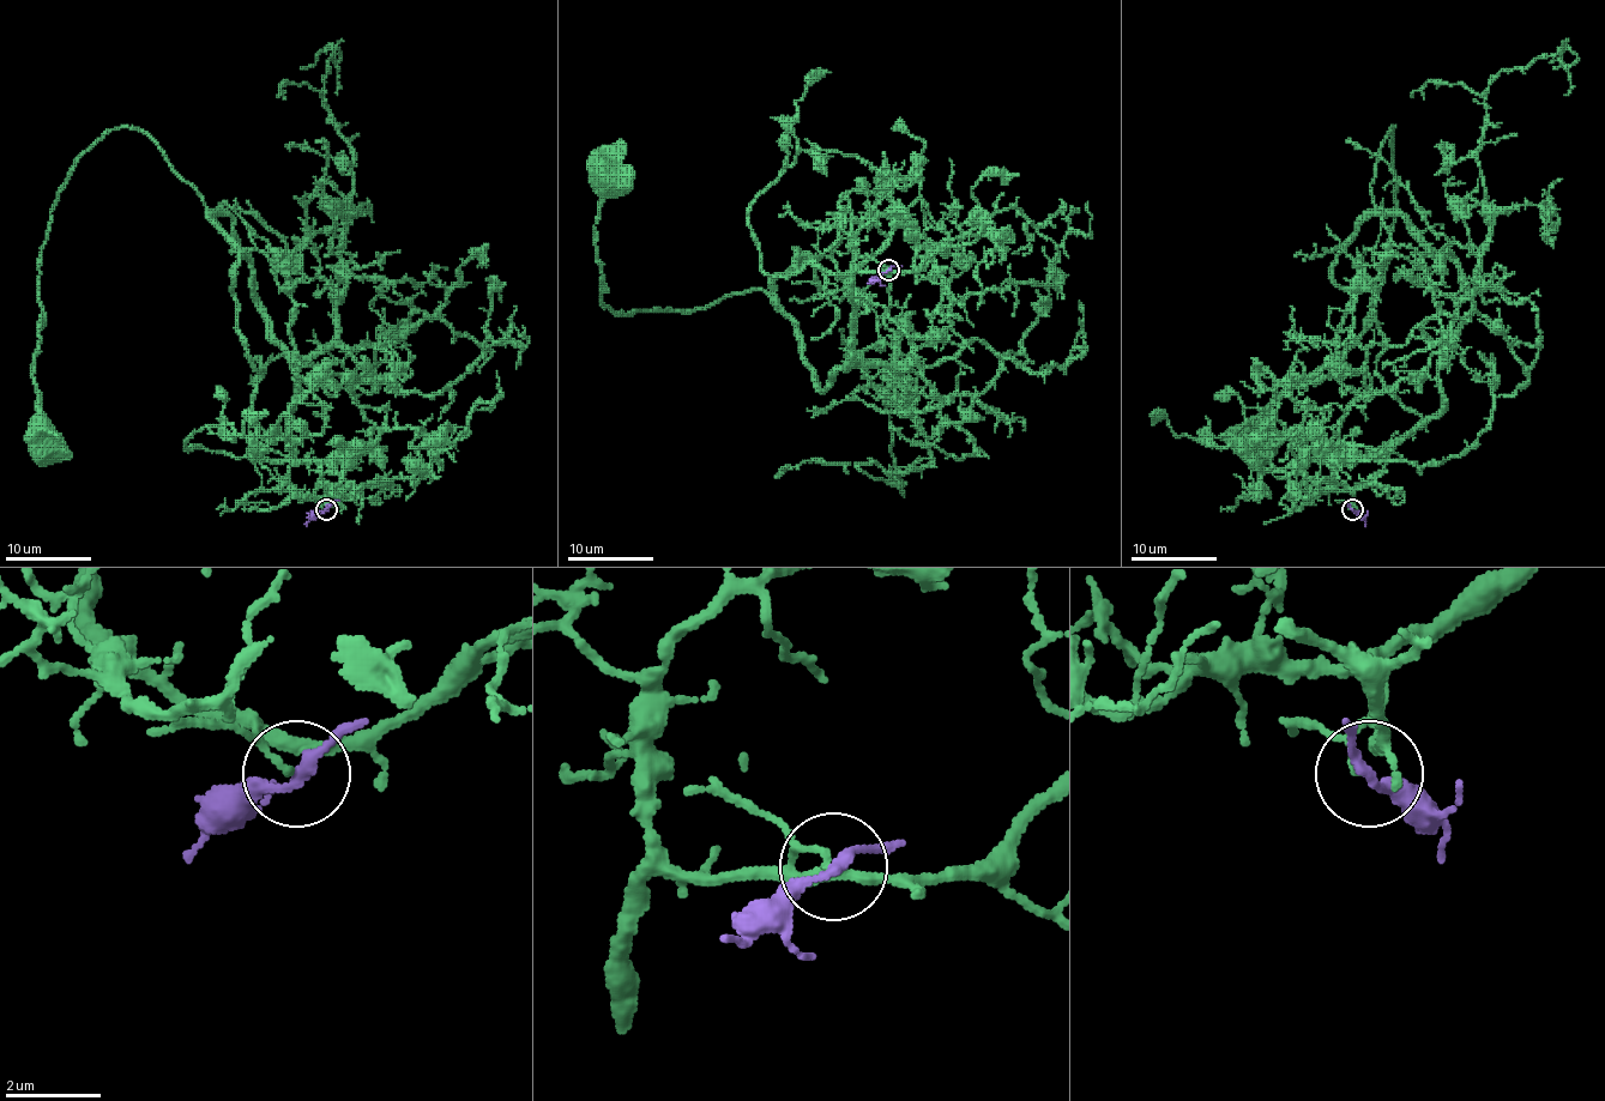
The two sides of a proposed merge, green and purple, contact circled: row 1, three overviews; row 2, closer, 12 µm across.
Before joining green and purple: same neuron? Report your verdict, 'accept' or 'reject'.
reject

